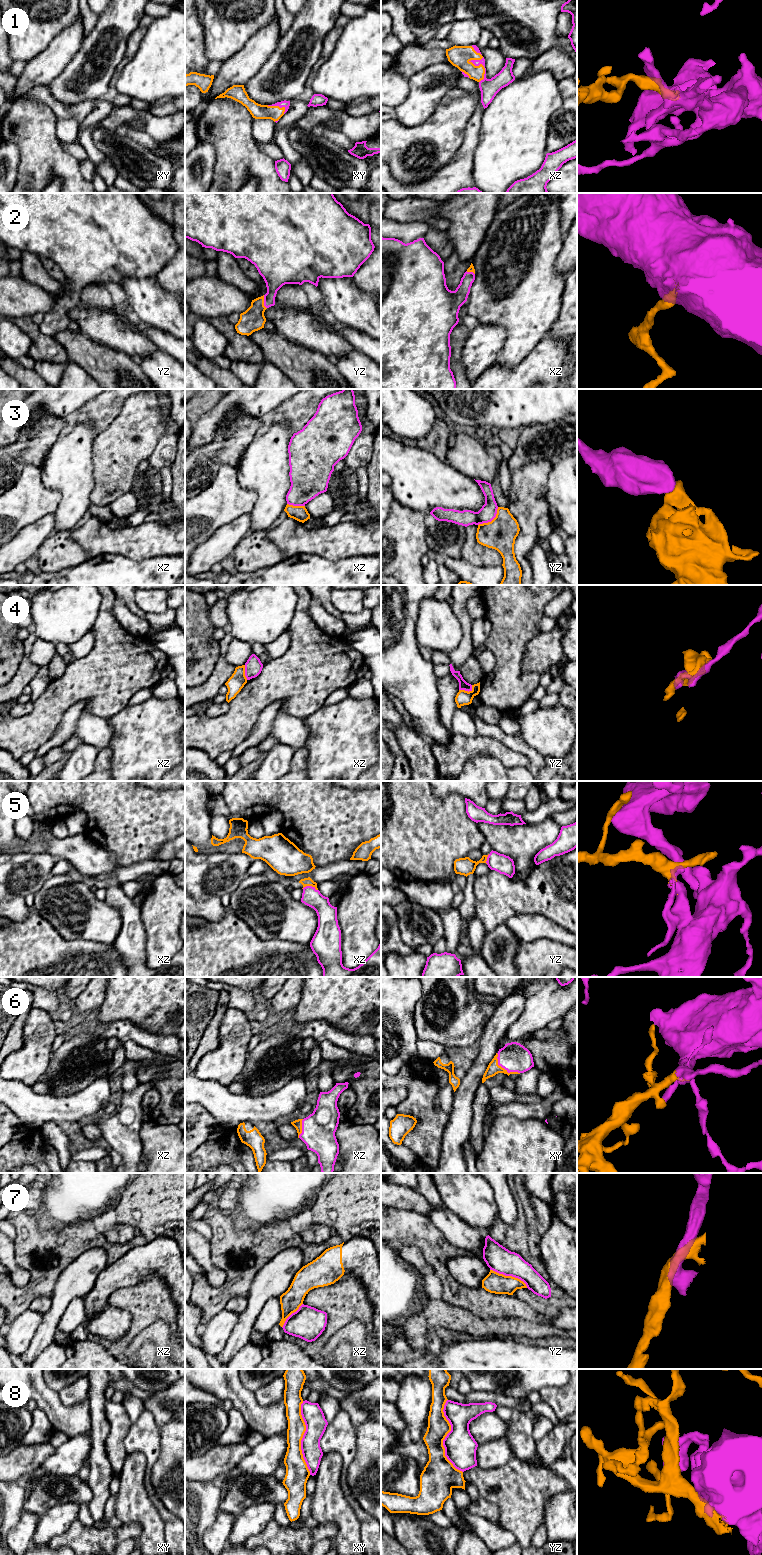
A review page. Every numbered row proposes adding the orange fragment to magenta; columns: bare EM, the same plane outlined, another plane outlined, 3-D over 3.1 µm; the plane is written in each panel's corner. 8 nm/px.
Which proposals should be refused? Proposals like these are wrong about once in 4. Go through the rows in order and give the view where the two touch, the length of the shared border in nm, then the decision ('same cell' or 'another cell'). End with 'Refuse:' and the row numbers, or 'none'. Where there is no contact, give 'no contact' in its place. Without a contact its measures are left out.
1: meets magenta in xz; contact 220 nm long; same cell
2: meets magenta in yz; contact 110 nm long; same cell
3: meets magenta in yz; contact 220 nm long; another cell
4: meets magenta in yz; contact 120 nm long; another cell
5: meets magenta in xz; contact 130 nm long; same cell
6: meets magenta in xy; contact 260 nm long; same cell
7: meets magenta in yz; contact 340 nm long; same cell
8: meets magenta in yz; contact 600 nm long; another cell
Refuse: 3, 4, 8

